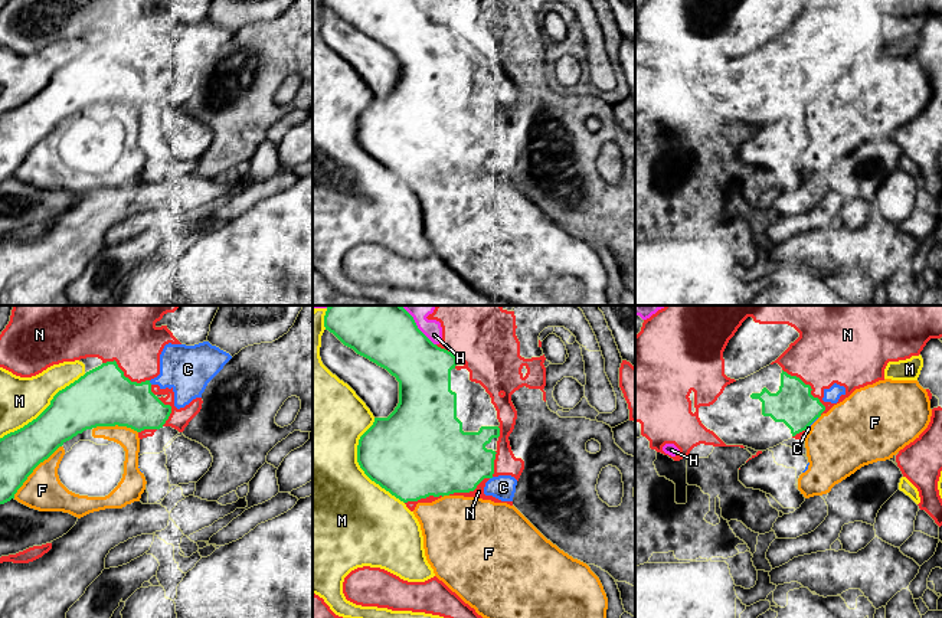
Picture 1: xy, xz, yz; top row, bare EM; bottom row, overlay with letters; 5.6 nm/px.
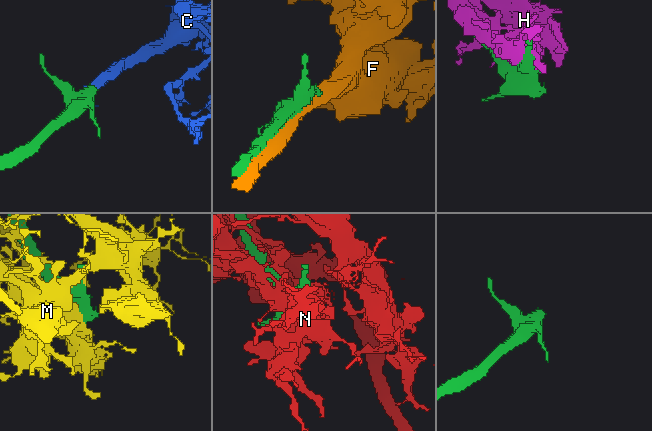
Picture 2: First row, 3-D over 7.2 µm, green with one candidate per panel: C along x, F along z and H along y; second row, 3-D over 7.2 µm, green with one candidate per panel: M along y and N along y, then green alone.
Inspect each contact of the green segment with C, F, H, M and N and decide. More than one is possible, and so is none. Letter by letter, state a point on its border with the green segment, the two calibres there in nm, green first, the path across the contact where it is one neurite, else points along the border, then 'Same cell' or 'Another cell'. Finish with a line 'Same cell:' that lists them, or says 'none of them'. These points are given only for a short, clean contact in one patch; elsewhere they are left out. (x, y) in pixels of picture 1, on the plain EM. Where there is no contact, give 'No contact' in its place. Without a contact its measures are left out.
C: Touches green at xy (149, 59). Thickness 320 nm (green) against 280 nm. Same cell
F: Touches green at xy (33, 146). Thickness 240 nm (green) against 220 nm. Another cell
H: Touches green at xz (424, 12). Thickness 300 nm (green) against 100 nm. Another cell
M: Touches green at xz (359, 141). Thickness 440 nm (green) against 500 nm. Another cell
N: Touches green at yz (810, 65). Thickness 240 nm (green) against 340 nm. Another cell
Same cell: C

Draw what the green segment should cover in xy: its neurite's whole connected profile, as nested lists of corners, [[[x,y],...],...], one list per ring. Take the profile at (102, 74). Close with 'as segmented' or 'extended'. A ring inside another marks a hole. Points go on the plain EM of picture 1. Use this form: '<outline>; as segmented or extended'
[[[209,19],[194,23],[166,22],[160,32],[160,52],[141,61],[124,53],[117,39],[107,39],[86,49],[78,58],[59,68],[50,82],[23,105],[0,115],[0,182],[14,176],[33,147],[48,137],[59,124],[78,111],[97,104],[127,104],[137,109],[160,107],[171,91],[171,84],[164,82],[151,63],[171,66],[174,84],[184,85],[193,76],[202,75],[207,61],[223,46],[232,33]]]; extended

